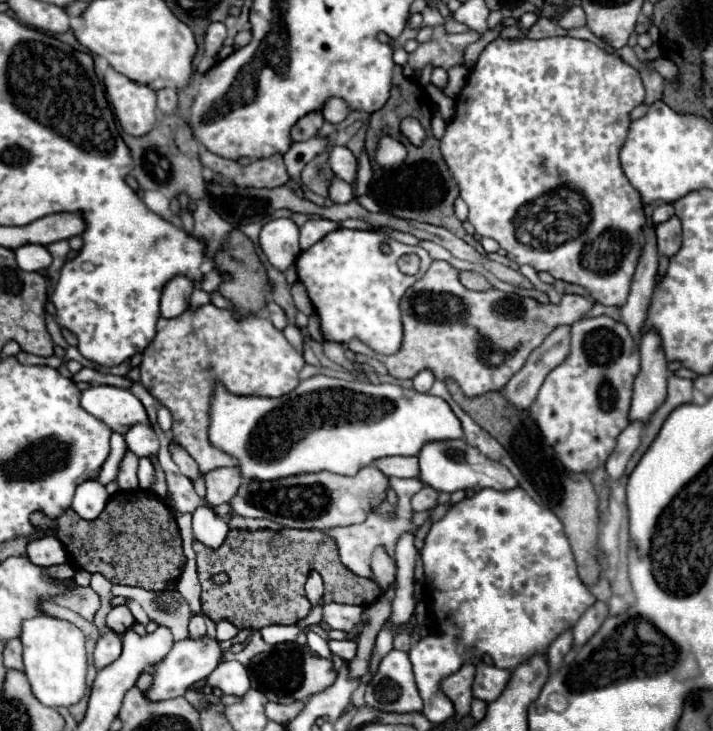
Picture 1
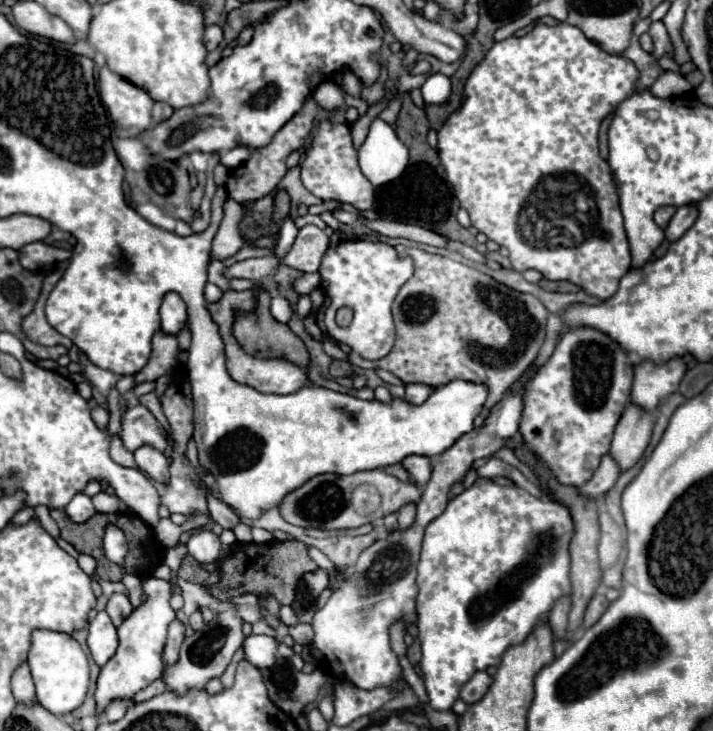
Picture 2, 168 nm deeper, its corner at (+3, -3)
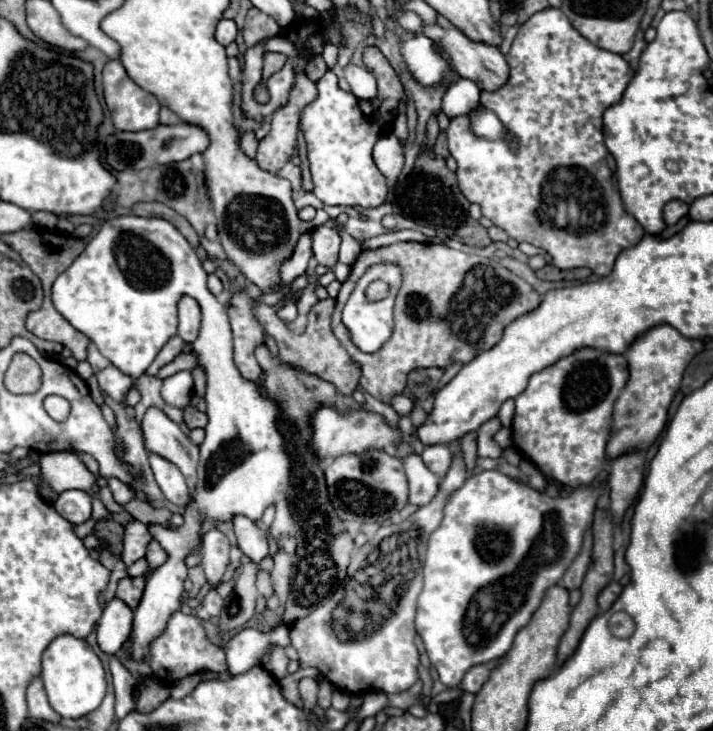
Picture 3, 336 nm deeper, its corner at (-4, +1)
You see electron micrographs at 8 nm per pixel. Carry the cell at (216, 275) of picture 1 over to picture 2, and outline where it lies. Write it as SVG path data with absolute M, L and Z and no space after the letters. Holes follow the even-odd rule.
M268 255L268 257L262 257L262 259L246 259L246 261L240 261L240 263L226 267L224 277L228 281L230 279L250 279L250 281L256 283L260 279L270 277L278 263L284 263L284 261L276 259L274 255Z

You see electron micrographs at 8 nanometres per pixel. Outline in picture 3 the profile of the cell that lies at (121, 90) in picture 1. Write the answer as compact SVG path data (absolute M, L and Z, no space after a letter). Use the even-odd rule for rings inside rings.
M119 59L109 61L103 69L103 95L105 95L105 103L111 113L111 121L115 129L143 131L143 129L153 129L159 125L159 101L151 97L151 93L143 93L143 89L139 89L139 85L131 81L131 77L127 75Z

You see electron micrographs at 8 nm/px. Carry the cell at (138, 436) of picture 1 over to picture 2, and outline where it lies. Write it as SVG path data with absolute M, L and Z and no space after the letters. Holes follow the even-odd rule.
M142 445L134 451L134 459L140 471L144 471L148 477L166 481L168 479L168 461L166 457L152 445Z

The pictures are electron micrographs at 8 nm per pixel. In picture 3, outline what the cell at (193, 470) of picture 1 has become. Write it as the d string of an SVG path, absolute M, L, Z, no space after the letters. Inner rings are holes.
M235 517L233 519L235 525L235 535L237 535L237 543L239 549L253 559L255 563L259 563L261 559L265 559L269 555L269 545L267 545L267 533L261 531L251 519L247 517Z

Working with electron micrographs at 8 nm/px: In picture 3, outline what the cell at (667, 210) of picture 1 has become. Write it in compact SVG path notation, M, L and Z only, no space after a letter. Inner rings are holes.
M669 201L663 209L663 219L667 225L675 225L681 217L689 213L689 205L683 201Z

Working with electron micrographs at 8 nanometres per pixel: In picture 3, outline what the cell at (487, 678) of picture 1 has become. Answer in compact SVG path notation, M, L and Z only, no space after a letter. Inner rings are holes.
M475 665L465 673L459 689L469 691L469 693L477 693L483 687L483 681L487 681L487 677L489 677L489 667L487 665Z

